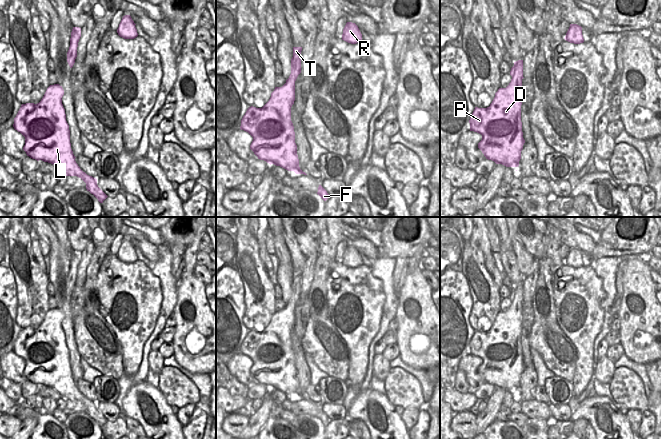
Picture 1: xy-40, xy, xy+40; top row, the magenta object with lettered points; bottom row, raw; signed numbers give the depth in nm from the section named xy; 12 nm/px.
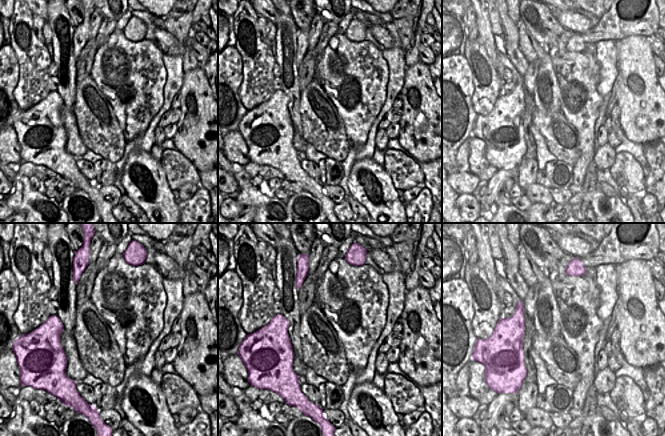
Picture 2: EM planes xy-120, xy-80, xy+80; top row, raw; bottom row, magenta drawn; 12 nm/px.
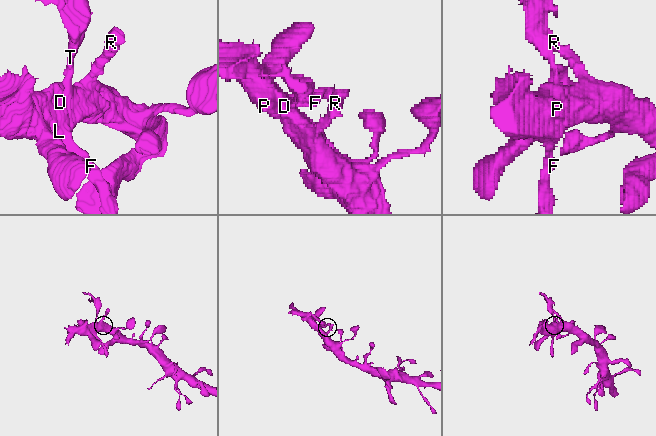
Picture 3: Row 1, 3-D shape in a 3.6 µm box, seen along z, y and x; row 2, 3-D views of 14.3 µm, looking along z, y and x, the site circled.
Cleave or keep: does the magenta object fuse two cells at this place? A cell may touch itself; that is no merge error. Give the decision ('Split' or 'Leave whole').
Split

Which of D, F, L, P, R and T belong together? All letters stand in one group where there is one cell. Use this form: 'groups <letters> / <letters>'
groups D F L P R / T

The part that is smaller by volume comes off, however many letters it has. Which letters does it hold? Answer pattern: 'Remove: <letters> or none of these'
Remove: T

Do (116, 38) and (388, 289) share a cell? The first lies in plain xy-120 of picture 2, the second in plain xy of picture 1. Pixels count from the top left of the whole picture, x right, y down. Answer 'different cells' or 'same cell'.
different cells

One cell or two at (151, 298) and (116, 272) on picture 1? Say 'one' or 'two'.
one

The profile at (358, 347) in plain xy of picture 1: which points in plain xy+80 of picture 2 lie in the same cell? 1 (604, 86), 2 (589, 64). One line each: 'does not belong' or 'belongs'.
1: does not belong
2: belongs

